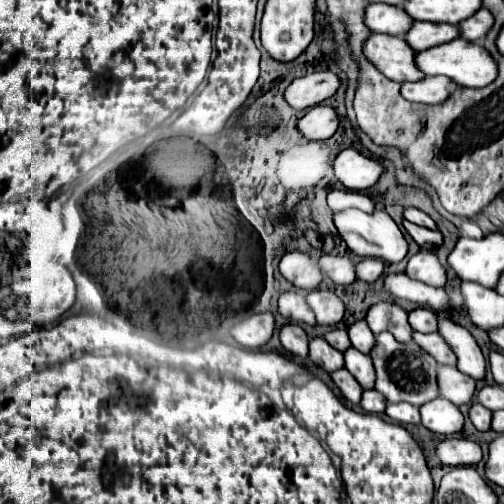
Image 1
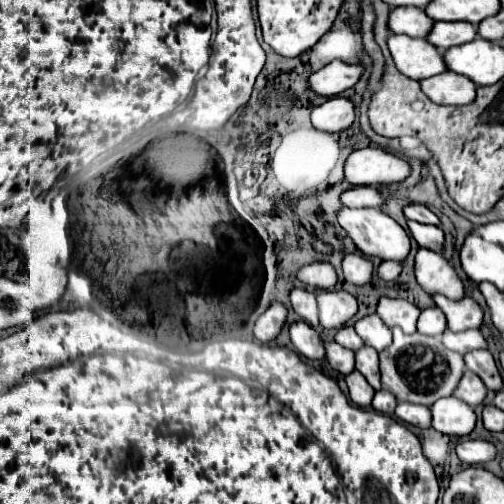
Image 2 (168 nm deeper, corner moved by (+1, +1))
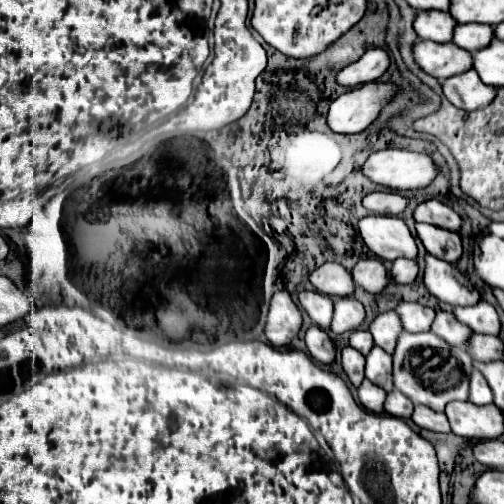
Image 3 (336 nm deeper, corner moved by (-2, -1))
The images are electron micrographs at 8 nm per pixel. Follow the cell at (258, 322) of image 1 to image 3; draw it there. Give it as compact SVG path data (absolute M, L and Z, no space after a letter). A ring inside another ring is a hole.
M286 290L272 296L264 334L272 346L288 346L302 328L302 314Z

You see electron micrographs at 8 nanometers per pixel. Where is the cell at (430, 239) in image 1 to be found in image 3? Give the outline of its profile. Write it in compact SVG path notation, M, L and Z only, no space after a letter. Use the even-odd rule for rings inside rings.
M416 224L416 232L424 248L436 258L442 258L450 264L456 264L460 260L462 242L460 242L458 232L450 232L450 230L432 226L432 224Z

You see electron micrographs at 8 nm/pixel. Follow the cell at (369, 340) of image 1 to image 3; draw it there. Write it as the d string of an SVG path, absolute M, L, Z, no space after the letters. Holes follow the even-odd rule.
M394 310L384 312L380 316L374 318L374 322L370 324L370 332L374 336L376 346L380 346L382 350L386 350L388 354L394 354L396 348L396 340L398 334L402 334L402 320L398 318L398 314Z

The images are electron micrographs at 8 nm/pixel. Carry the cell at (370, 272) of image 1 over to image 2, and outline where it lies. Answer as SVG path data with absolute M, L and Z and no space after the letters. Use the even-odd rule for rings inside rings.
M381 262L379 264L379 268L377 268L377 276L381 278L381 280L395 280L397 276L399 276L399 272L401 272L401 264L399 262Z

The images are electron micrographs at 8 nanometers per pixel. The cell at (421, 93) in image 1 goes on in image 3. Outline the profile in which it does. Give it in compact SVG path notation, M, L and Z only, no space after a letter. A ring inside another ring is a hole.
M468 70L464 74L458 74L458 76L452 76L452 78L444 80L442 90L444 90L444 96L456 108L462 108L466 112L488 106L494 100L494 94L496 94L496 88L486 86L478 78L476 70Z

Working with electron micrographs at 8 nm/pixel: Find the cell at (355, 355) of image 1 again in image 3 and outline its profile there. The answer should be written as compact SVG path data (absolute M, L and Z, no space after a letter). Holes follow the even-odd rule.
M374 346L370 354L366 356L366 378L384 388L386 392L394 390L394 380L392 380L392 356L386 354L382 348Z

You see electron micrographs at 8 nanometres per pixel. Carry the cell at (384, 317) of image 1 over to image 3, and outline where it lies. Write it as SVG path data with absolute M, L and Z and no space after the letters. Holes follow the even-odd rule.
M400 302L396 312L400 314L408 332L428 332L434 322L434 310L418 302Z

